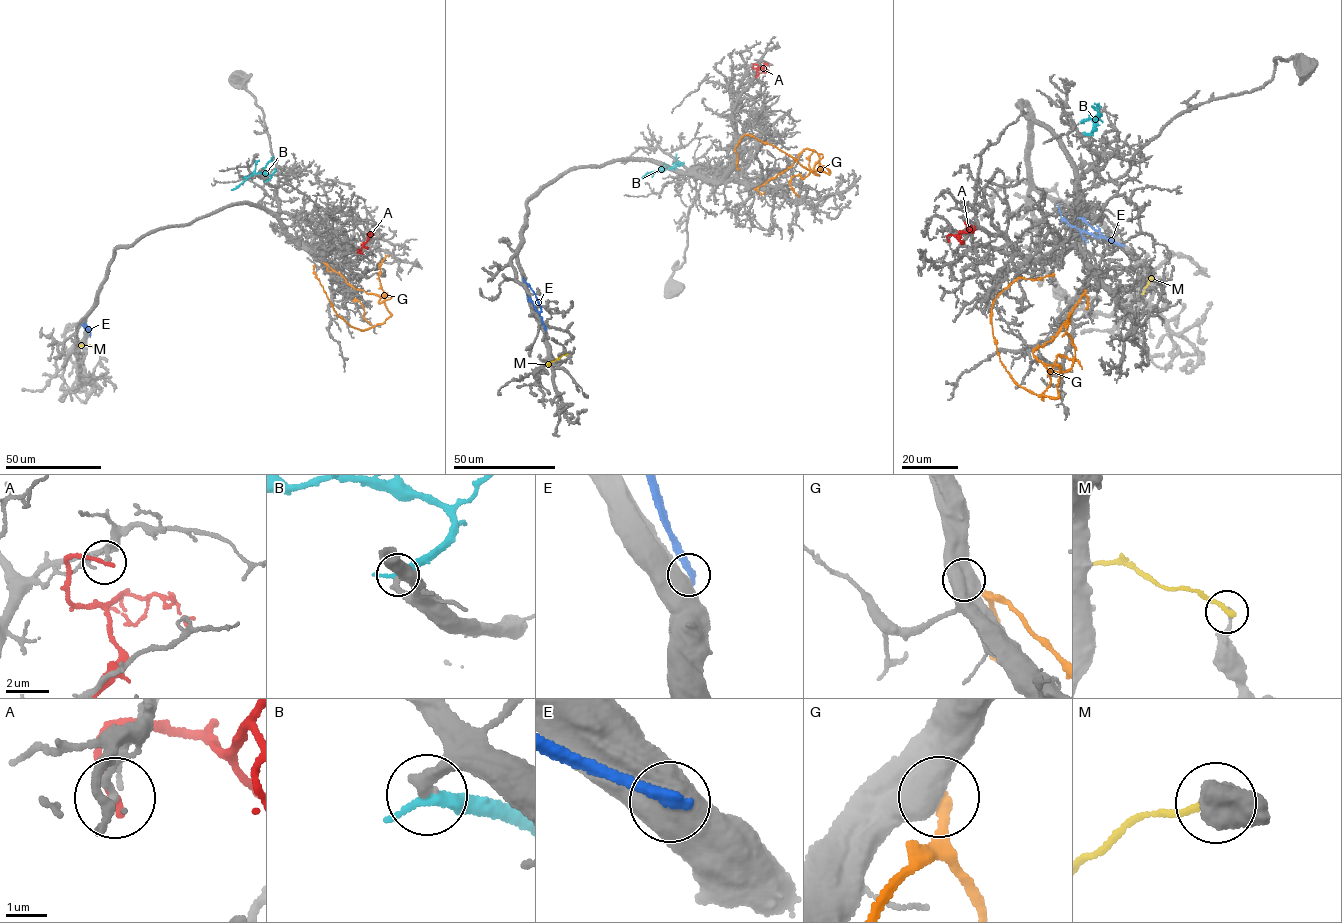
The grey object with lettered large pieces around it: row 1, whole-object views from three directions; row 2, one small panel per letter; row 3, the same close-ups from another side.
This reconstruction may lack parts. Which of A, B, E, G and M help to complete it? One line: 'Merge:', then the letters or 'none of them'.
Merge: B

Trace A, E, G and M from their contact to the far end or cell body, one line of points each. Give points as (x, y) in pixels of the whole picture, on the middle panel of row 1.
A: (756, 64), (753, 67), (763, 70), (765, 64), (768, 64)
E: (546, 330), (541, 307), (523, 278)
G: (754, 189), (808, 148), (817, 154), (821, 171), (829, 170), (809, 171), (745, 134), (735, 148), (738, 169)
M: (566, 354), (546, 364)

